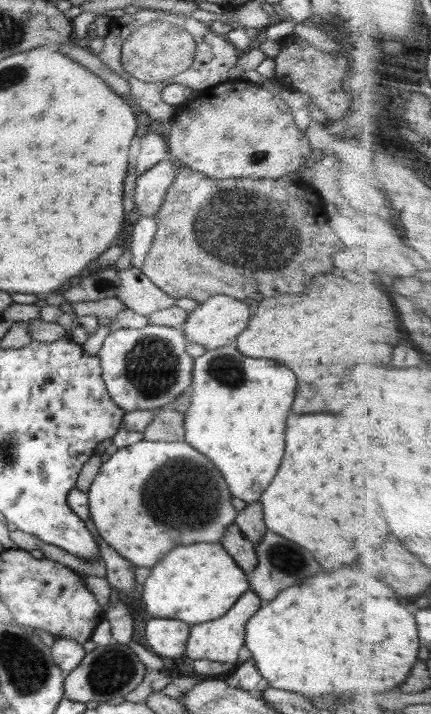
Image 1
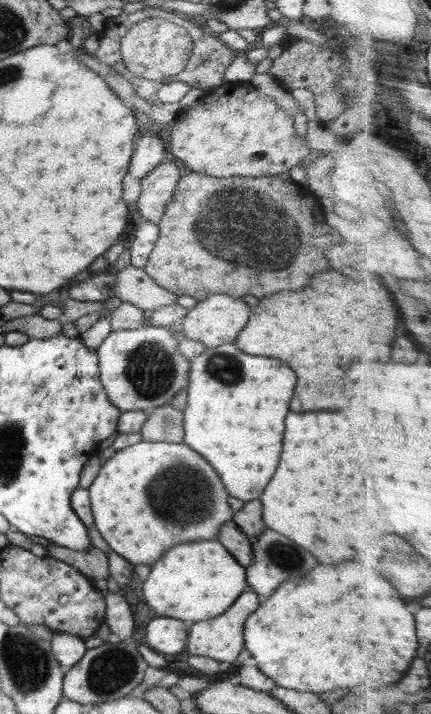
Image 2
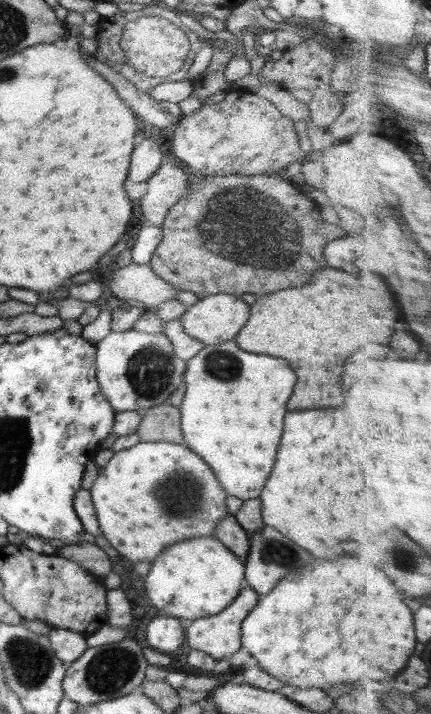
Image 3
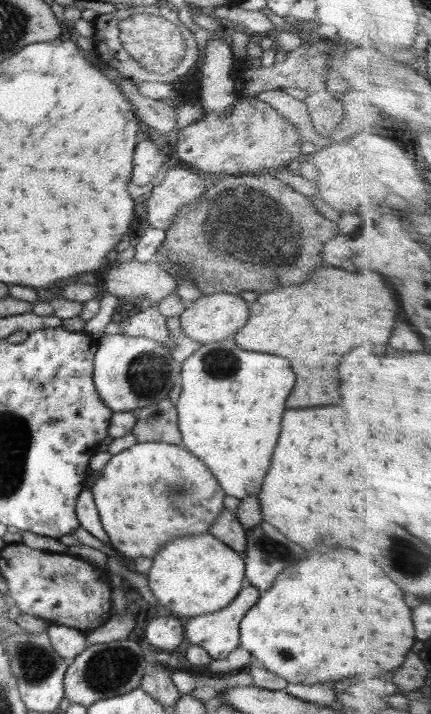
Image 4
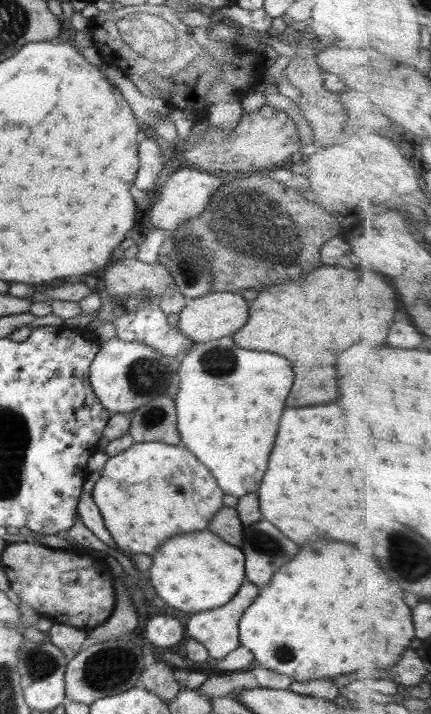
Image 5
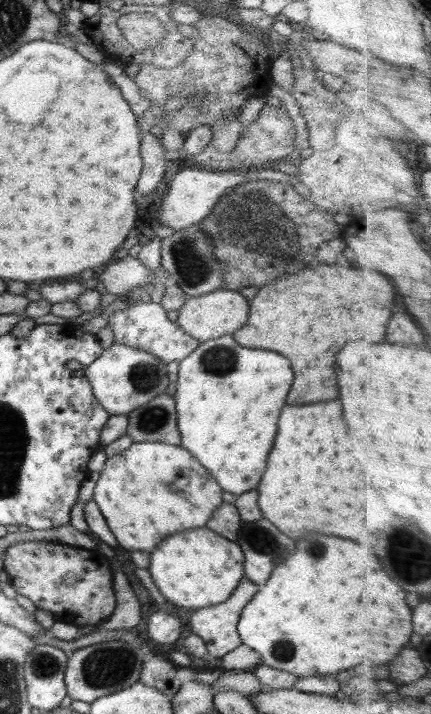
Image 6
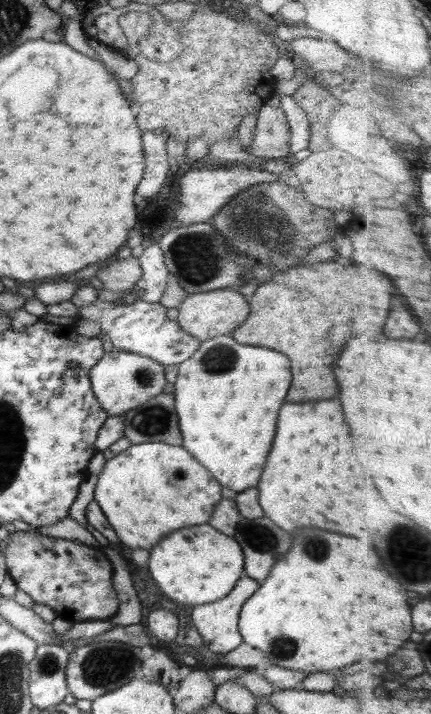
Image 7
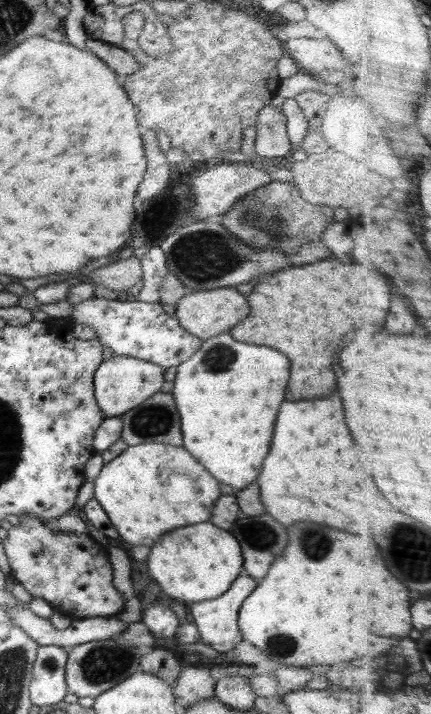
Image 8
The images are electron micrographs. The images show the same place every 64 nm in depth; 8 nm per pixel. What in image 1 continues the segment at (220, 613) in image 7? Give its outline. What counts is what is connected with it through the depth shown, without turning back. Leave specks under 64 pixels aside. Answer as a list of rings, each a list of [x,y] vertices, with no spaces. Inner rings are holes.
[[[248,590],[236,600],[232,608],[216,620],[209,620],[200,624],[190,626],[190,634],[187,640],[185,653],[193,660],[214,660],[222,663],[236,665],[240,649],[245,646],[246,622],[256,614],[260,608],[261,598],[253,591]]]

